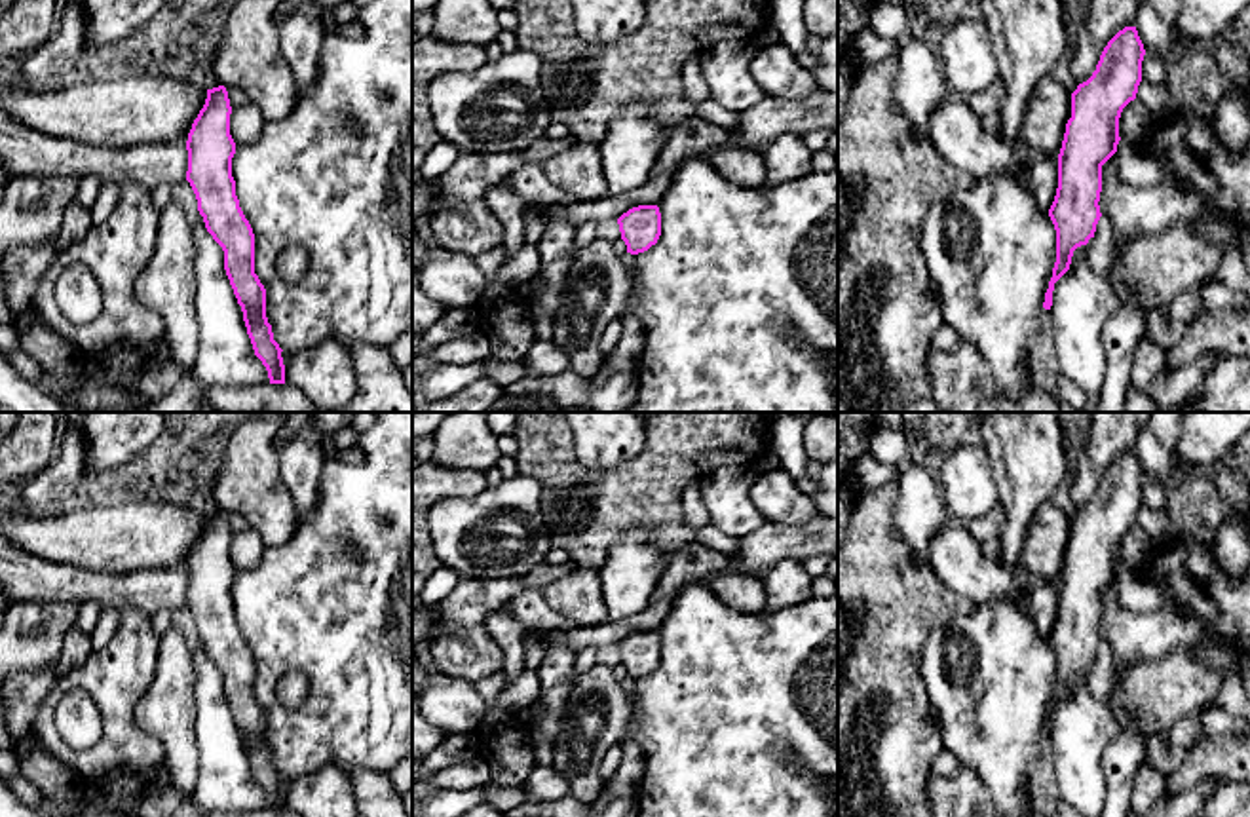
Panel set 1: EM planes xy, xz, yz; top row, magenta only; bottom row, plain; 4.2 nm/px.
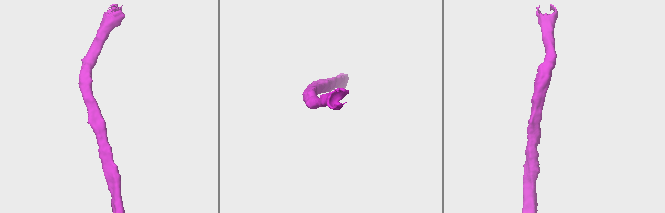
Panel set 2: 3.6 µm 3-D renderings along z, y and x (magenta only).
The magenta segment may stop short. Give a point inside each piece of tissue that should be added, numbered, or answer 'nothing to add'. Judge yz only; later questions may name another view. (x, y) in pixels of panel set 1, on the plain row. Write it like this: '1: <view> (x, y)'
nothing to add

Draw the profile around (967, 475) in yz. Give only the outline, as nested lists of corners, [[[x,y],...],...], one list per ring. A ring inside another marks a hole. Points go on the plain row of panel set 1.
[[[959,445],[940,466],[940,492],[952,521],[967,524],[999,505],[995,466],[978,445]]]

